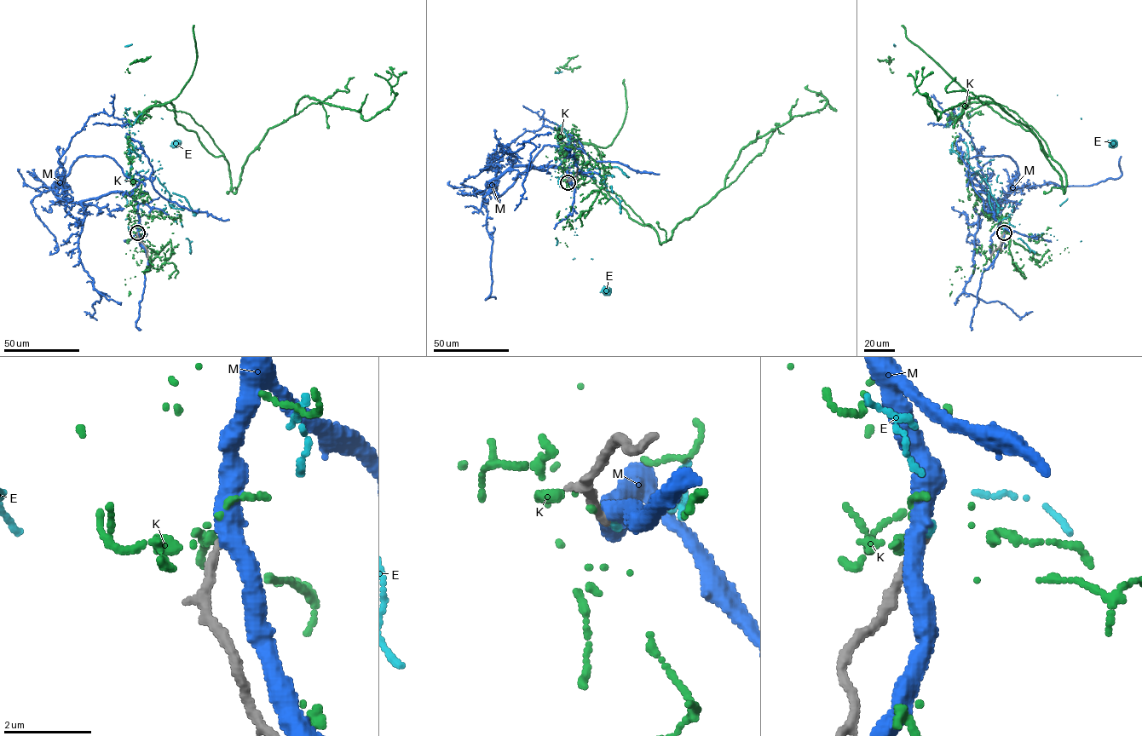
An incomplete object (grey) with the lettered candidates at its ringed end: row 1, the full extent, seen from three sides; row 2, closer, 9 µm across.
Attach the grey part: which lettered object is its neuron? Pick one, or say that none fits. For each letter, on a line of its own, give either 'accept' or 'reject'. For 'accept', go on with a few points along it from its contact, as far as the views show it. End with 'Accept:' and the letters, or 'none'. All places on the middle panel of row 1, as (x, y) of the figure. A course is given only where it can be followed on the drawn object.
E: accept; it runs (568, 182), (570, 178), (592, 259), (606, 290)
K: reject
M: reject
Accept: E

